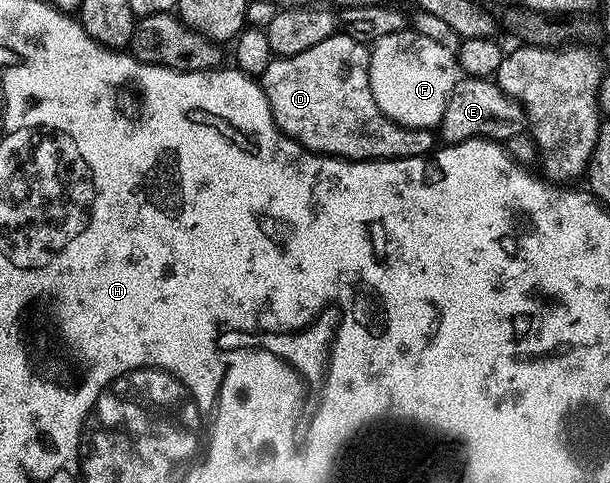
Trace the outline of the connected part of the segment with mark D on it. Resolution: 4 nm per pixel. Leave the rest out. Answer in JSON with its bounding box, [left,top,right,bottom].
[261,32,437,162]

